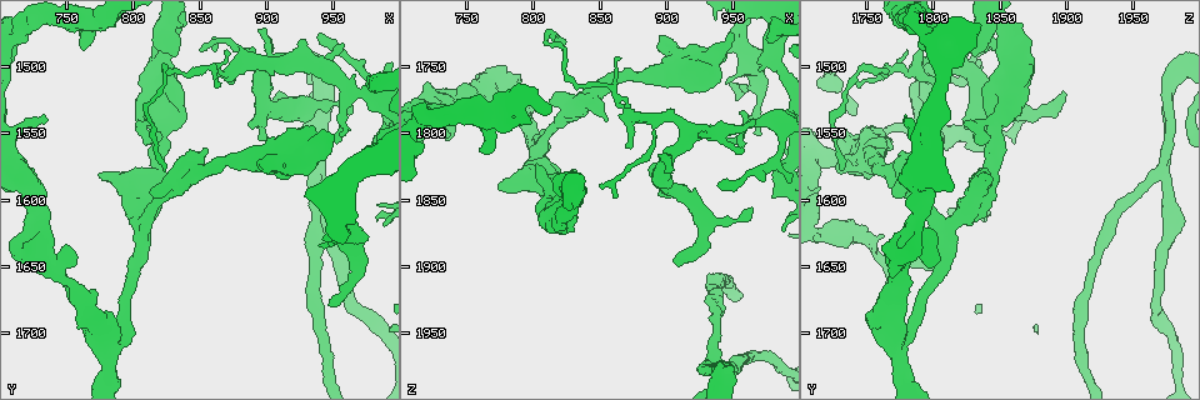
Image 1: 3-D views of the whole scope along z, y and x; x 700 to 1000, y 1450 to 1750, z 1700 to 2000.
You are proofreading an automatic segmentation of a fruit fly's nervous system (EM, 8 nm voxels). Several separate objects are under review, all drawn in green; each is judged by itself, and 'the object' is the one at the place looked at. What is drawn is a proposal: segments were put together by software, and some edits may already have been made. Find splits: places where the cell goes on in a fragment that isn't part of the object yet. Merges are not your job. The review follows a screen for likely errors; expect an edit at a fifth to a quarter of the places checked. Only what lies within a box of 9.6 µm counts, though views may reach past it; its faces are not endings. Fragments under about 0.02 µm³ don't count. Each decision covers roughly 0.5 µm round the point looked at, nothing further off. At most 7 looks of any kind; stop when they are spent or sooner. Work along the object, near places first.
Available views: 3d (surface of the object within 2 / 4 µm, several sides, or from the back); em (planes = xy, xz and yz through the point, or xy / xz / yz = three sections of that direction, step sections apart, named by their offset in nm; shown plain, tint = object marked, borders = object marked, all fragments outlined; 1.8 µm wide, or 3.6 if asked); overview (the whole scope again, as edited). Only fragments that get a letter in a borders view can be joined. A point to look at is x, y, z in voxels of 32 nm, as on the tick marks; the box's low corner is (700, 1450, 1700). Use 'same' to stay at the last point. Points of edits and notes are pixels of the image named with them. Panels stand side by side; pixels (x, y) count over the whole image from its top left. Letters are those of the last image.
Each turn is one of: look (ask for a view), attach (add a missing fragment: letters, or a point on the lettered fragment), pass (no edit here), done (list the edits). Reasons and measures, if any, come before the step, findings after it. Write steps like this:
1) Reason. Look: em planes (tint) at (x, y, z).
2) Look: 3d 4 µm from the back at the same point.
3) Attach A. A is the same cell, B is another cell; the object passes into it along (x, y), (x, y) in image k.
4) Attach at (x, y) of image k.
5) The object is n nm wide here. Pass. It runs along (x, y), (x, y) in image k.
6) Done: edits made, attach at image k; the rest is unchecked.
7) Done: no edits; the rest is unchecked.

Branch stops here. Look: 3d 2 µm at (910, 1520, 1894).

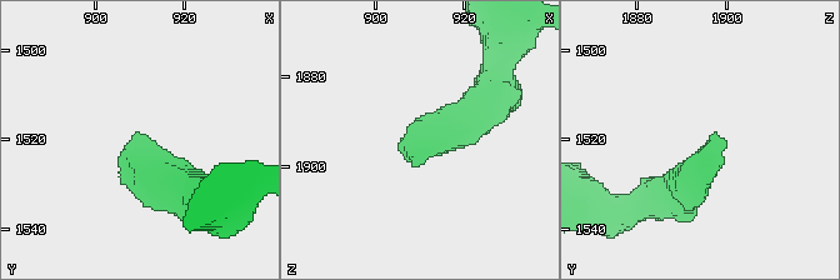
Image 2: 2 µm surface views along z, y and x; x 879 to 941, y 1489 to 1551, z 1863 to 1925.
Now the EM. Look: em planes (borders) at (910, 1520, 1896).

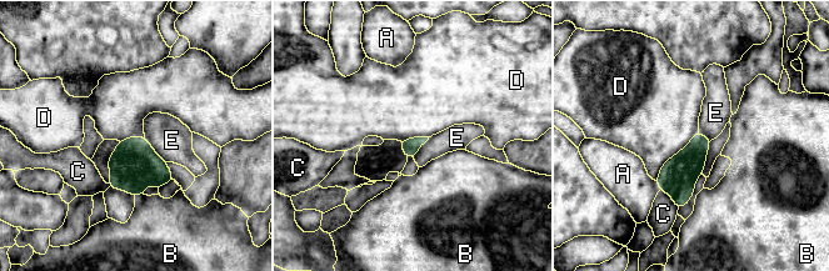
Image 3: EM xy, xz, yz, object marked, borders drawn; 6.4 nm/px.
The longest contact is with D, 420 nm. Pass. A, B, C, D and E are other cells; none of them fits.

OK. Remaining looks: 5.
Branch stops here. Look: em planes (borders) at (926, 1566, 1972).

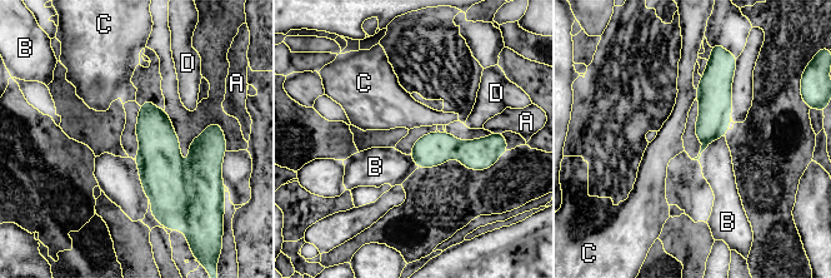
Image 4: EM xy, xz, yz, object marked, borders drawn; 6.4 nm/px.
Pass. A, B, C and D are other cells; a border runs along (695, 89), (696, 98) in image 4; no lettered fragment goes on from it.

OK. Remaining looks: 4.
An open end. Look: em planes (borders) at (804, 1544, 1824).

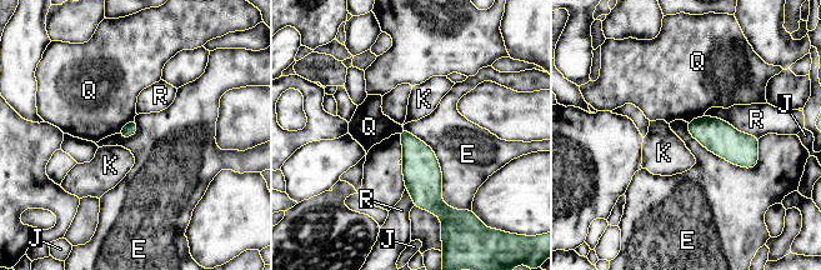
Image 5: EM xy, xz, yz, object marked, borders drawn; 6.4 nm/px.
Pass. E, J, K, Q and R are other cells; a border runs along (686, 123), (712, 153), (757, 165) in image 5; no lettered fragment goes on from it.

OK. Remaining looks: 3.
Done: no edits; the rest is unchecked.

